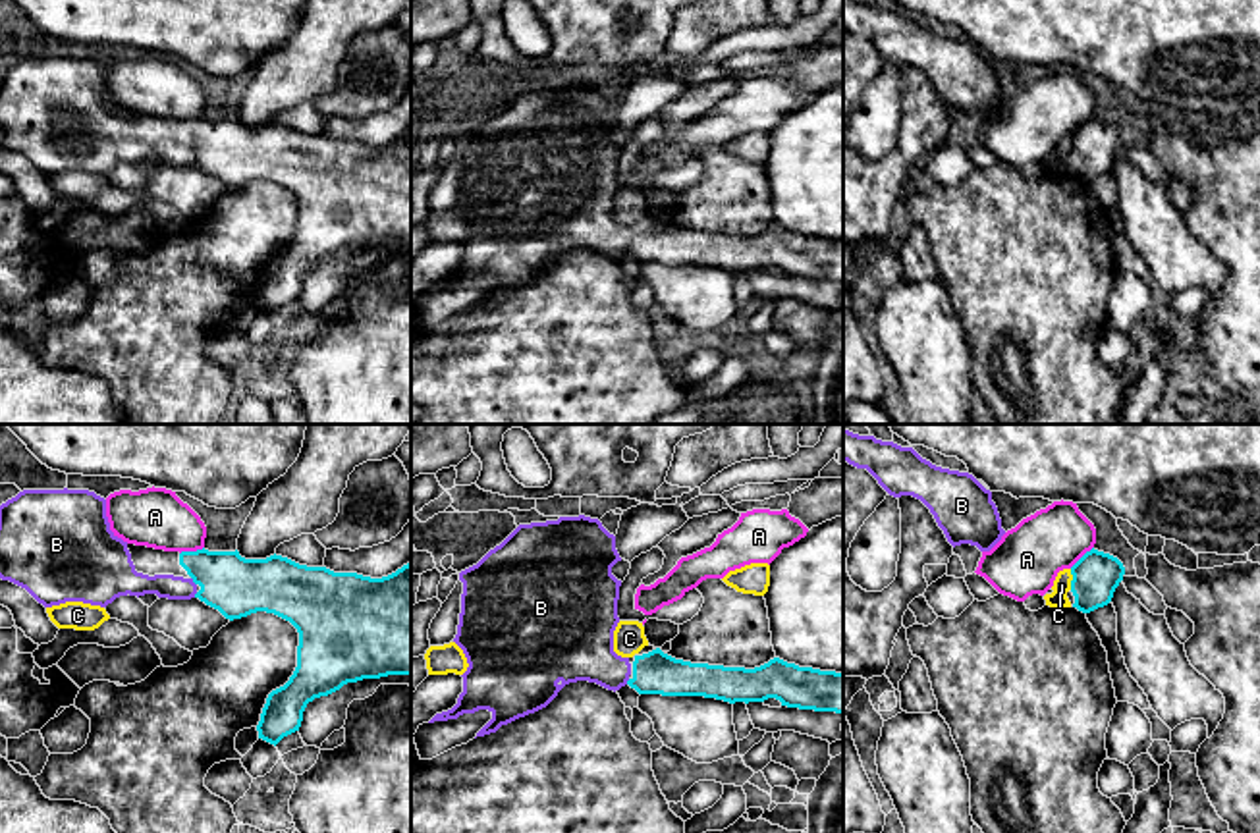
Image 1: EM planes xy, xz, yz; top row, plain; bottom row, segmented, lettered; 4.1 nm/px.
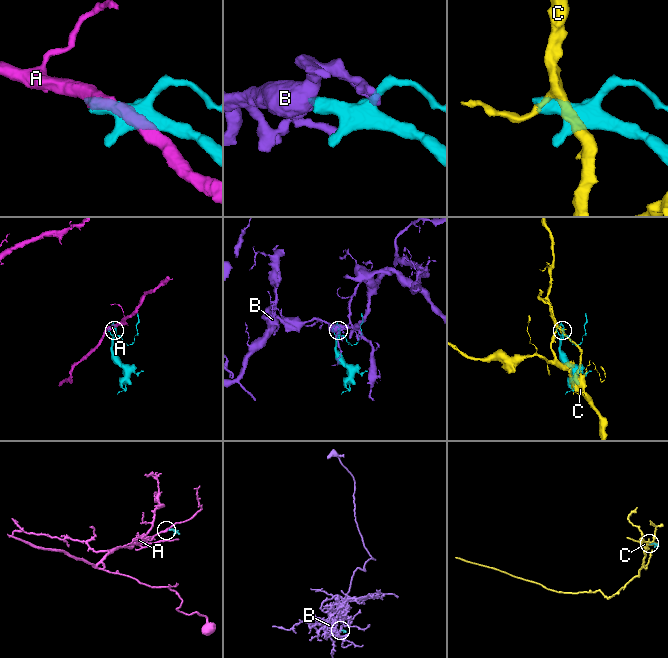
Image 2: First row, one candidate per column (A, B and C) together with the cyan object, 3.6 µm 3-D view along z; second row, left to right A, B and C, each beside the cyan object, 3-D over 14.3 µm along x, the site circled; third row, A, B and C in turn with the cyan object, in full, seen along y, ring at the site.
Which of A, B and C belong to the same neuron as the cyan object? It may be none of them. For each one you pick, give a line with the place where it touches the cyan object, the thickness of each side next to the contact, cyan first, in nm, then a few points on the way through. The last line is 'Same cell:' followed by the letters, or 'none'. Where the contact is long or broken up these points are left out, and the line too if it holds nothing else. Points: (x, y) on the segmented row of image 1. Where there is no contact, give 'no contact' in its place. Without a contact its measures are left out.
B: meets cyan in xy at (193, 581); 240 nm thick on the cyan side, 100 nm on the other; runs through xy (236, 587), (226, 581), (193, 581), (134, 583)
Same cell: B

